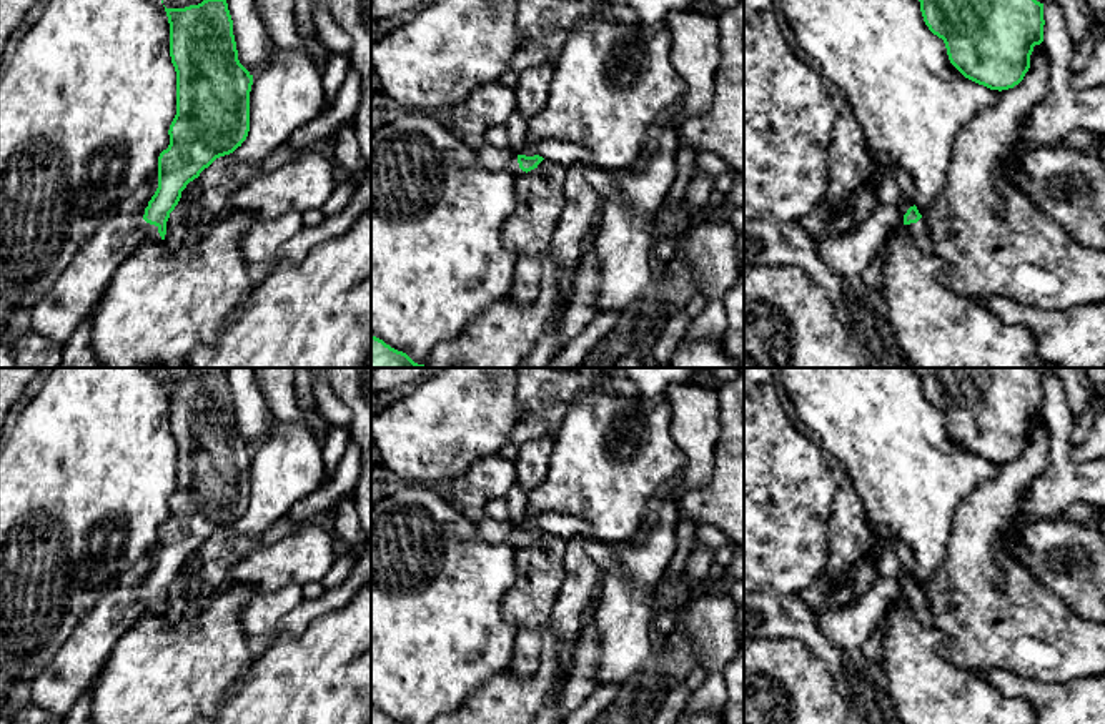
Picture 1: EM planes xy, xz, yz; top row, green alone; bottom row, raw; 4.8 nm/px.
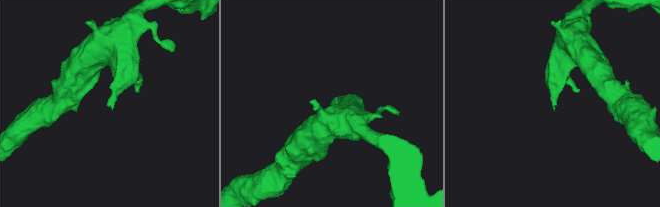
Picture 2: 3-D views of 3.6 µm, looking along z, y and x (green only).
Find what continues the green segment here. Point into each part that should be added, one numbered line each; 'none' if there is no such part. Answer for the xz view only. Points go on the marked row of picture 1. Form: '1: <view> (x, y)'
1: xz (491, 158)

